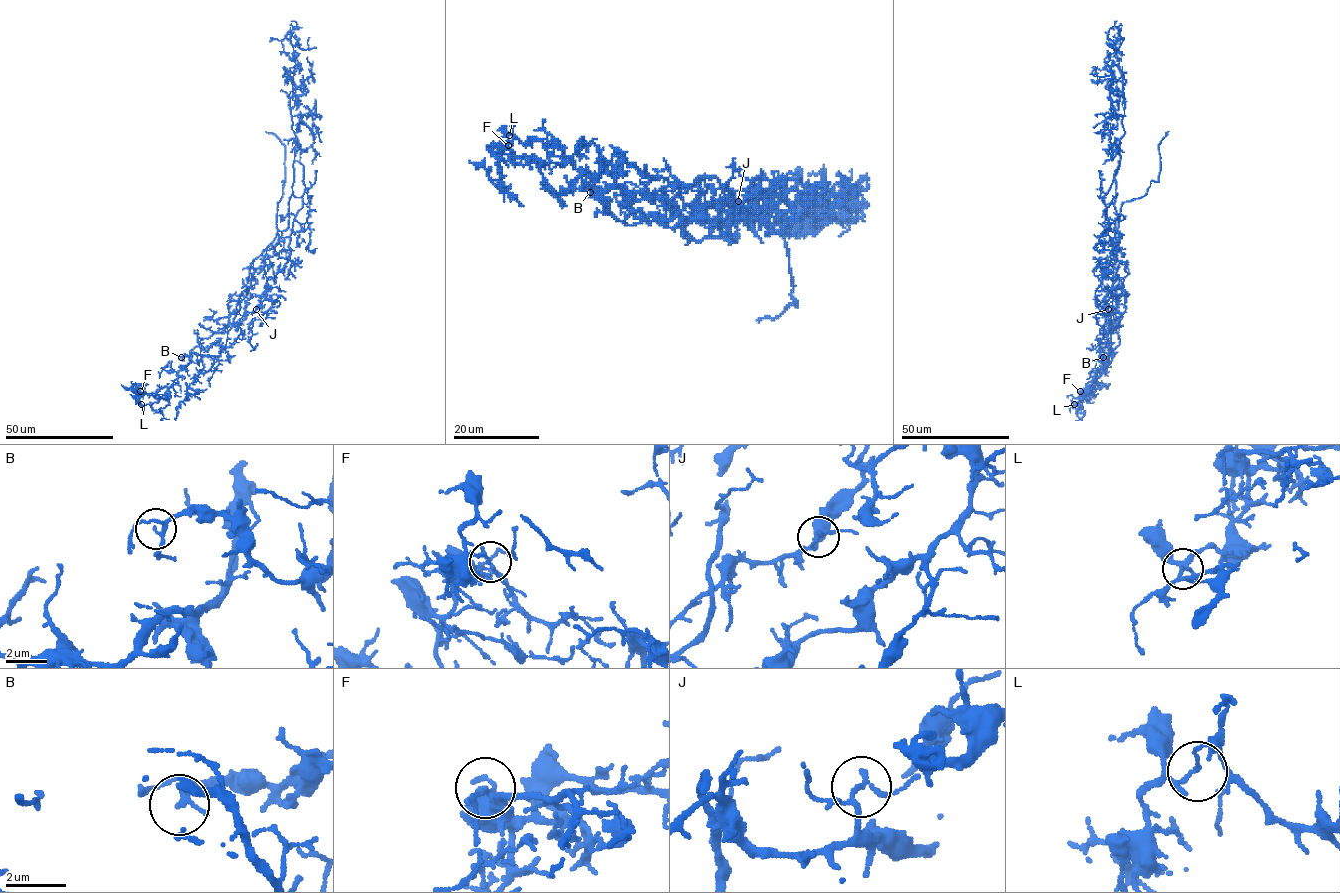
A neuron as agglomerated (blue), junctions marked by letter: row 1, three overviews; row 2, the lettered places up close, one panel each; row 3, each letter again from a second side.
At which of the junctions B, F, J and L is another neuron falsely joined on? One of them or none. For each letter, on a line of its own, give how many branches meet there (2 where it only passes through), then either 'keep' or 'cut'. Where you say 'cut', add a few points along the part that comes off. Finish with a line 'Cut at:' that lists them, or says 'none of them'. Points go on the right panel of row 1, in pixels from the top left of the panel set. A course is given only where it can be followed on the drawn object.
B: 3 branches meet; keep
F: 3 branches meet; keep
J: 3 branches meet; keep
L: 3 branches meet; cut; foreign part runs (1075, 404), (1084, 391), (1094, 391), (1101, 386), (1090, 388), (1088, 385)
Cut at: L

